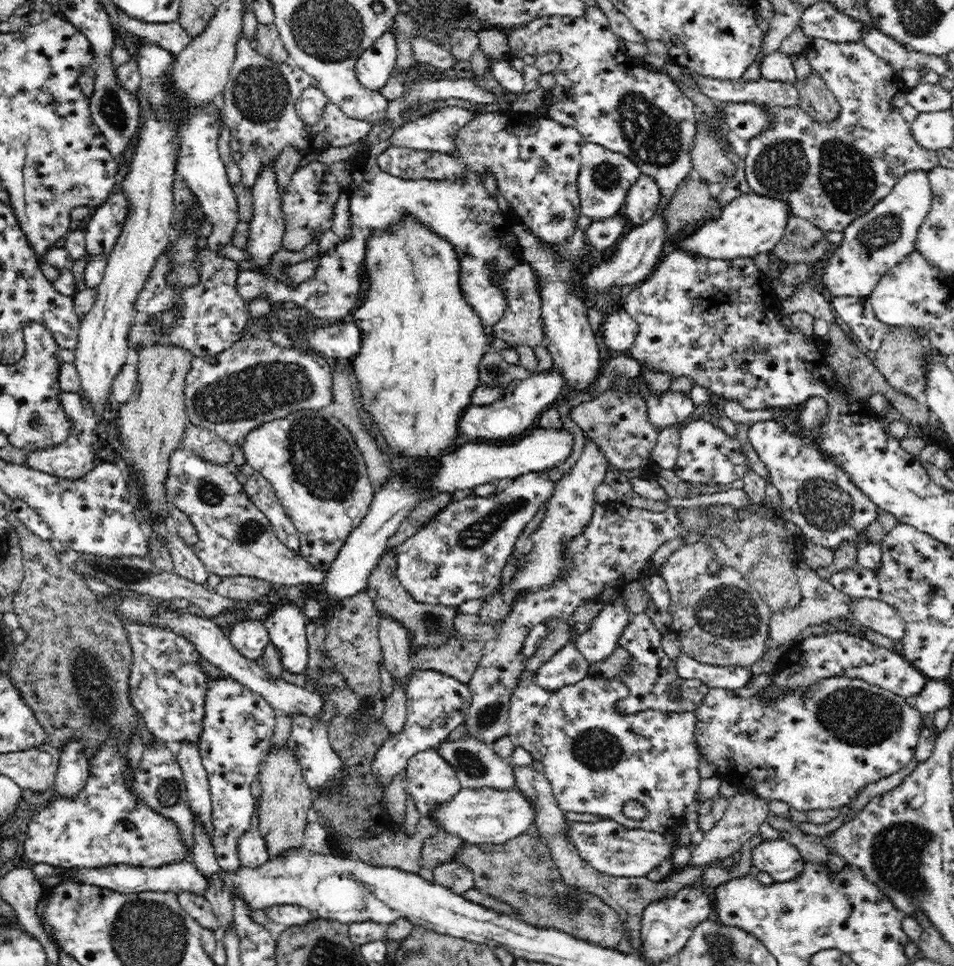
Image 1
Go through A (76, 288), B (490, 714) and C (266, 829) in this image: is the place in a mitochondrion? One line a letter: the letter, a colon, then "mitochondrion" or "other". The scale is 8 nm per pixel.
A: other
B: mitochondrion
C: other

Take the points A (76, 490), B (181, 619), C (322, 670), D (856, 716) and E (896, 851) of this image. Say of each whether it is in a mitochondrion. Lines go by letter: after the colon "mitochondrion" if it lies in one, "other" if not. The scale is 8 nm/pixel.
A: other
B: other
C: other
D: mitochondrion
E: mitochondrion

